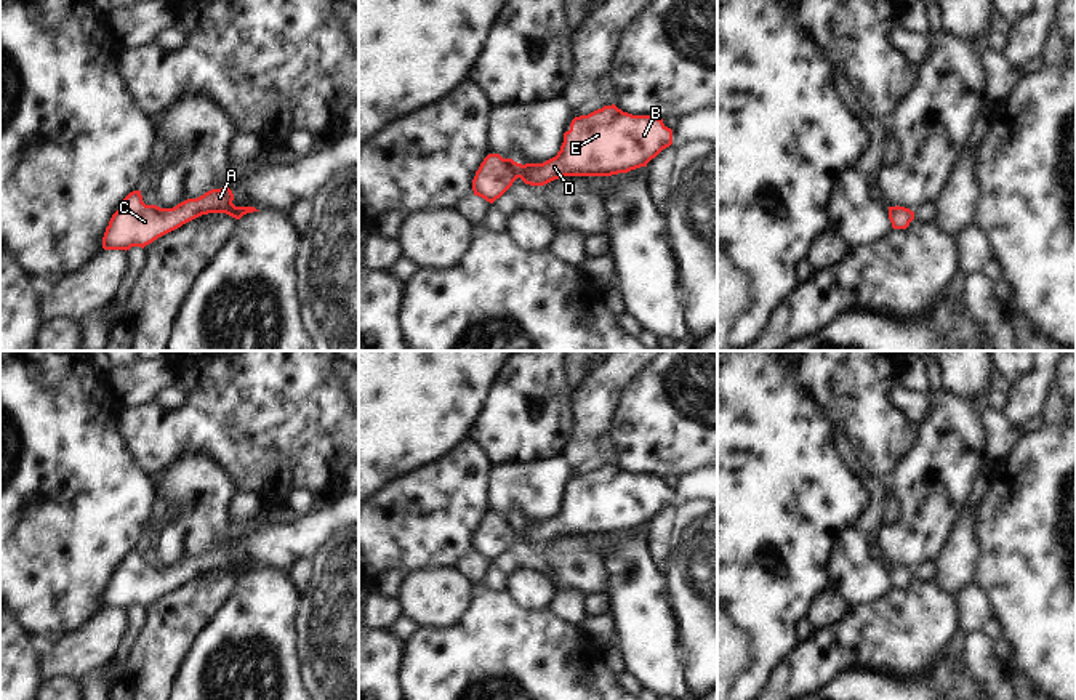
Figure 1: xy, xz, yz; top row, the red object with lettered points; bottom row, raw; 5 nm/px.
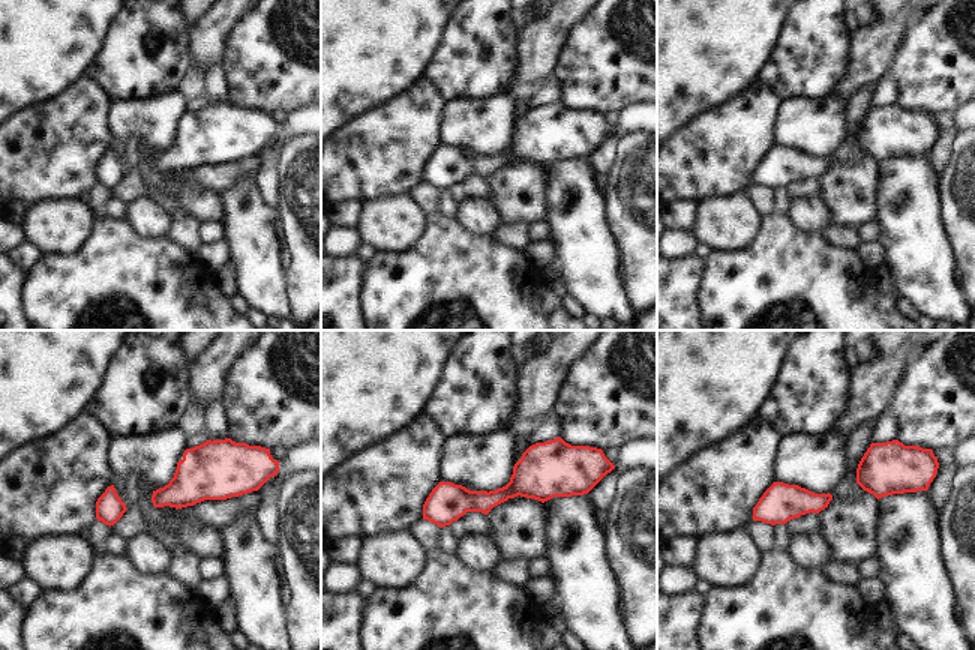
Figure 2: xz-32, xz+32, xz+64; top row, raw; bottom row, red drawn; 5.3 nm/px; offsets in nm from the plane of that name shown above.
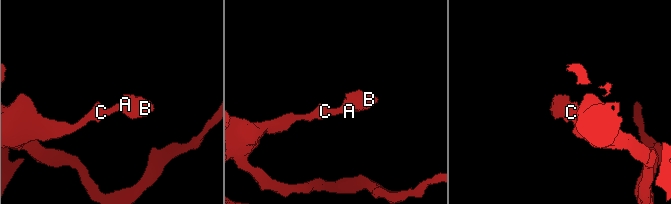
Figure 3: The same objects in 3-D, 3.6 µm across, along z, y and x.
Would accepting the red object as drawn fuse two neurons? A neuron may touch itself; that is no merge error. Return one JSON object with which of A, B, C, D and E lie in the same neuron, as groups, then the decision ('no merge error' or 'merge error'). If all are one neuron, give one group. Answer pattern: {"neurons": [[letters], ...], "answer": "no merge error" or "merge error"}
{"neurons": [["A", "B", "C", "D", "E"]], "answer": "no merge error"}

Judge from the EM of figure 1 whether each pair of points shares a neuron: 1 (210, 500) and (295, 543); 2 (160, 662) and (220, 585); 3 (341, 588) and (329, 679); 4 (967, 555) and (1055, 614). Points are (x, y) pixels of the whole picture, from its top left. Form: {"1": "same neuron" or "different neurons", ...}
{"1": "same neuron", "2": "same neuron", "3": "same neuron", "4": "different neurons"}

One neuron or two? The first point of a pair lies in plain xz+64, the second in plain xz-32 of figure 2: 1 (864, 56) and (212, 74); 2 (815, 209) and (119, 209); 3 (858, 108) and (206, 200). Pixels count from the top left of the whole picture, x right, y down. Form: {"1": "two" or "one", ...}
{"1": "two", "2": "two", "3": "one"}

